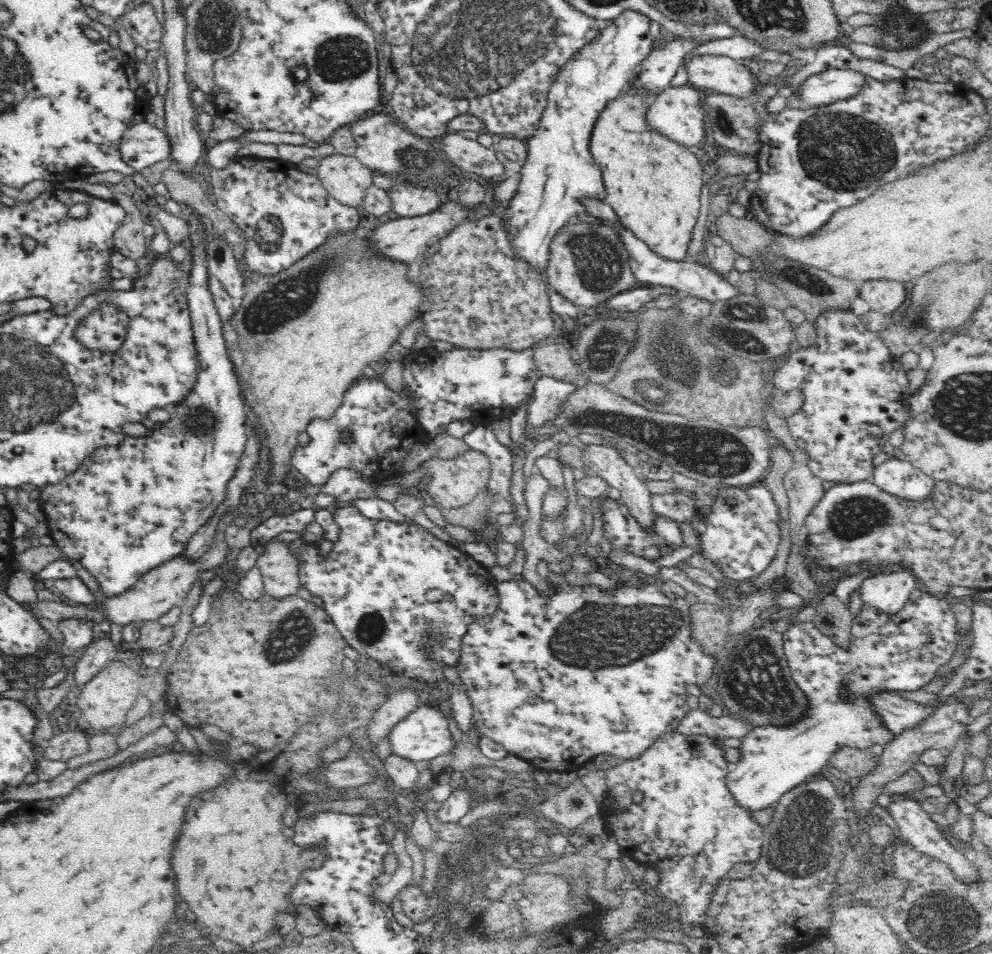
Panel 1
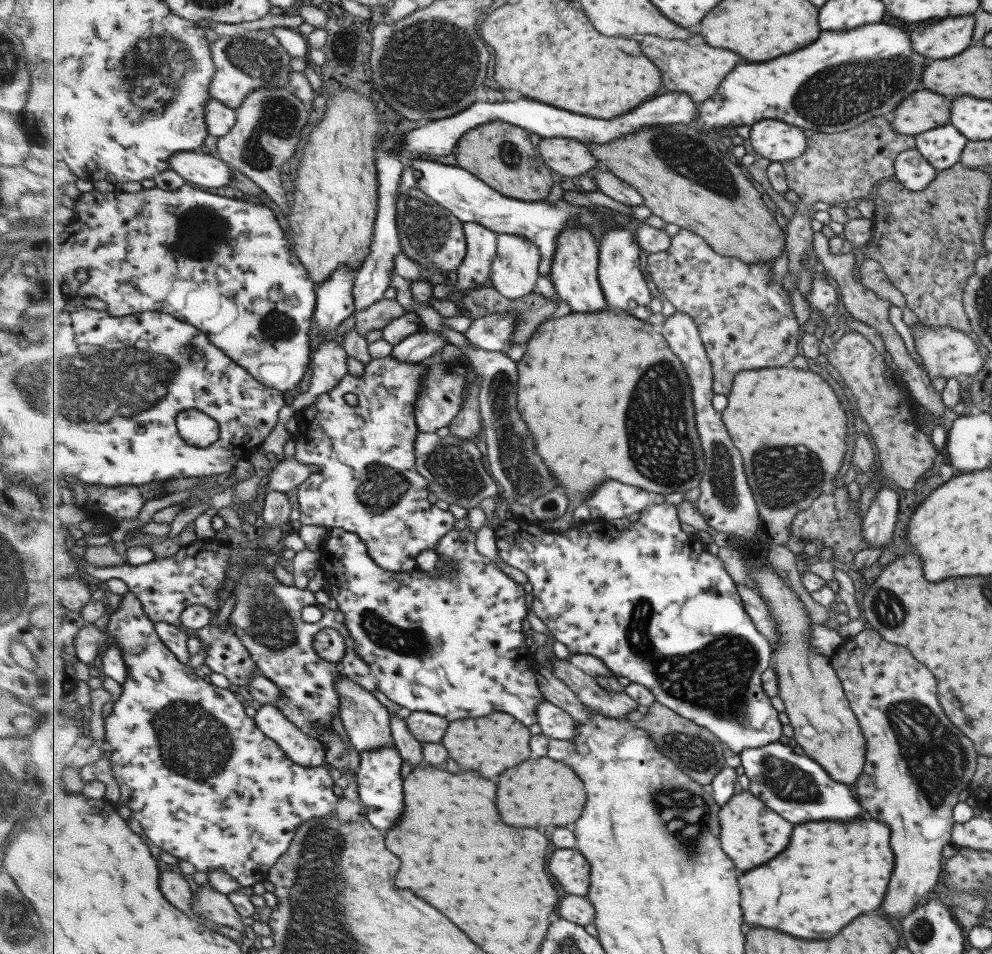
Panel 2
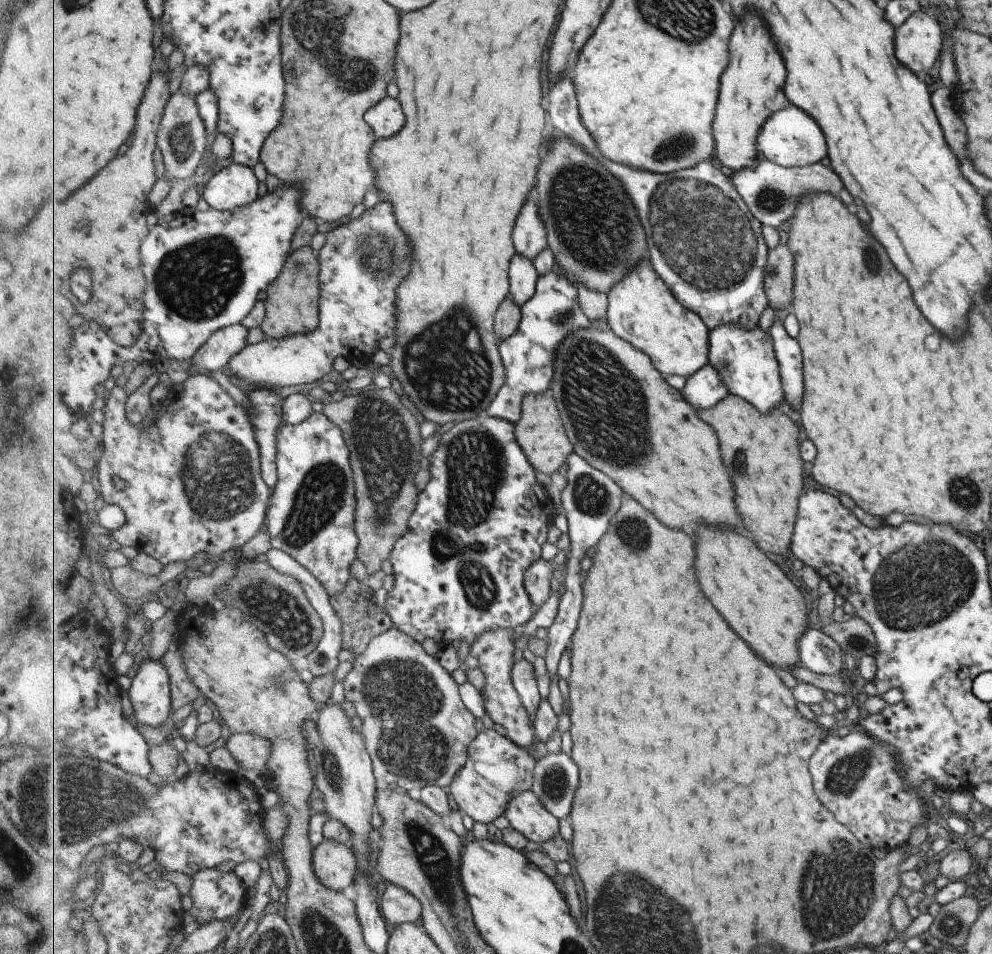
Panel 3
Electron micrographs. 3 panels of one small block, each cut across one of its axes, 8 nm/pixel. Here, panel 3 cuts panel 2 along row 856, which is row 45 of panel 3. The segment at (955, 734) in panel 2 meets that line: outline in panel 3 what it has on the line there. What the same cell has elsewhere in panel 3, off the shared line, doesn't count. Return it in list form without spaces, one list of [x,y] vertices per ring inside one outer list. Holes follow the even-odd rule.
[[[915,11],[895,30],[895,56],[911,72],[929,70],[942,49],[941,27],[935,17]]]

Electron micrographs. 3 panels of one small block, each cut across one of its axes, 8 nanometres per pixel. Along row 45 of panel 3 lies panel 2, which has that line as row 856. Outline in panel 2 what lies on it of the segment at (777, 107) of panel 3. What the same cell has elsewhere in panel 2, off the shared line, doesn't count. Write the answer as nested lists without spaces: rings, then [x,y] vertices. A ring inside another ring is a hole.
[[[751,790],[735,795],[727,804],[722,807],[723,810],[723,850],[735,858],[735,864],[741,870],[751,870],[755,866],[761,866],[781,854],[793,834],[793,824],[779,816],[777,811],[767,806],[763,799],[751,793]]]

